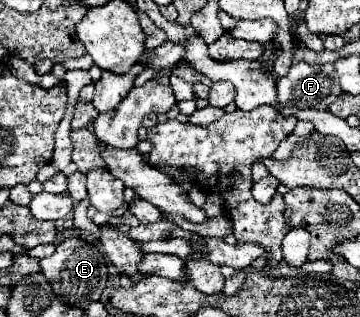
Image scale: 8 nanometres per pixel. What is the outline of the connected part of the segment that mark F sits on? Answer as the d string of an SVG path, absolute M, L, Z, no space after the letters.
M293 66L287 76L277 80L277 104L299 110L327 110L341 96L335 66Z

